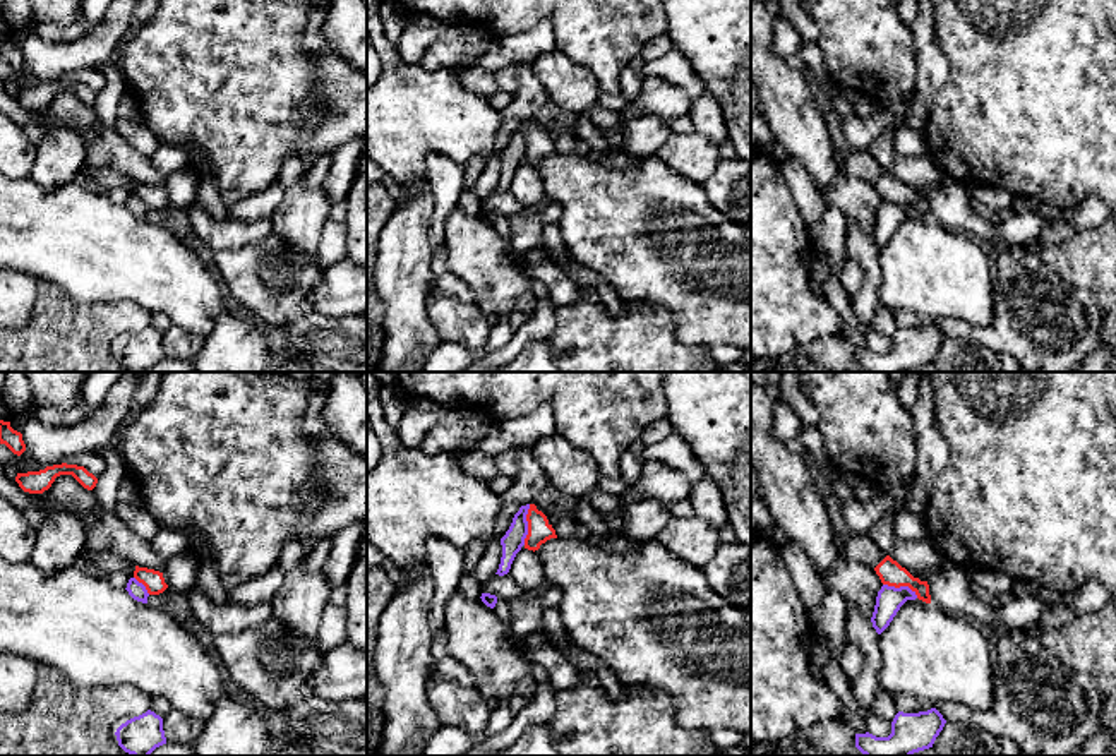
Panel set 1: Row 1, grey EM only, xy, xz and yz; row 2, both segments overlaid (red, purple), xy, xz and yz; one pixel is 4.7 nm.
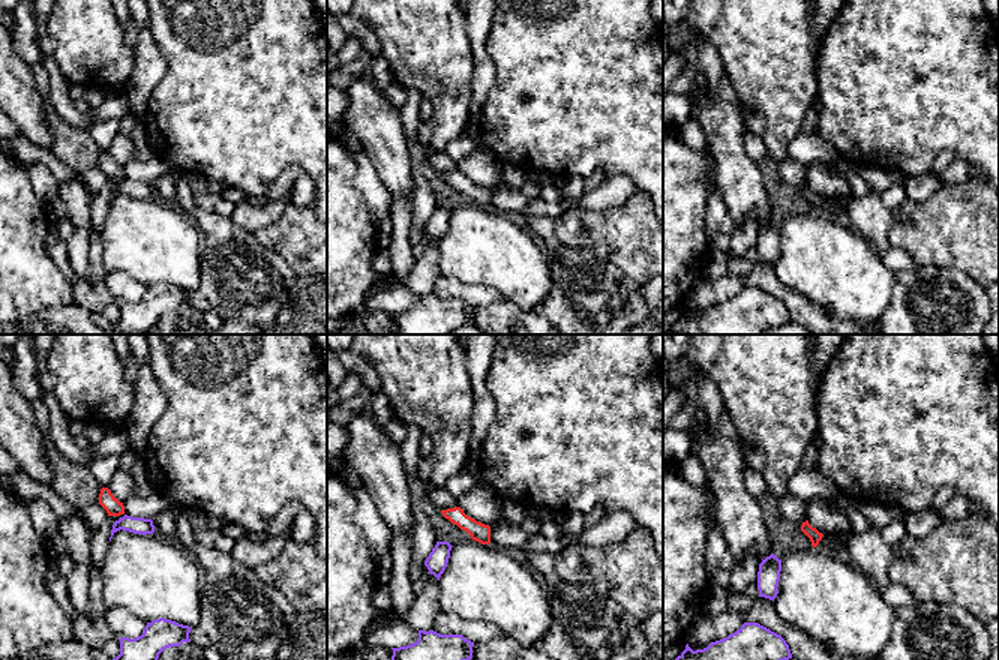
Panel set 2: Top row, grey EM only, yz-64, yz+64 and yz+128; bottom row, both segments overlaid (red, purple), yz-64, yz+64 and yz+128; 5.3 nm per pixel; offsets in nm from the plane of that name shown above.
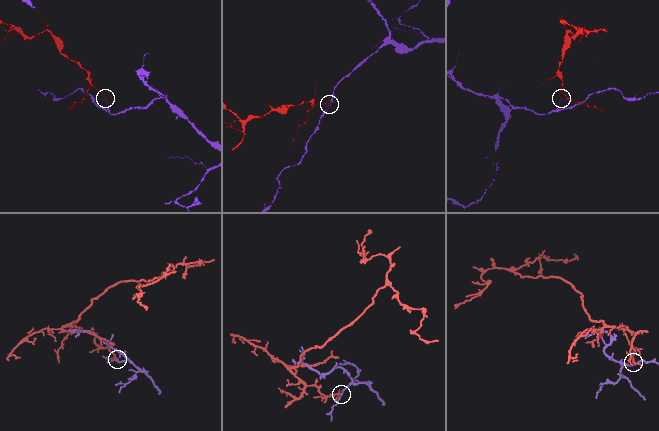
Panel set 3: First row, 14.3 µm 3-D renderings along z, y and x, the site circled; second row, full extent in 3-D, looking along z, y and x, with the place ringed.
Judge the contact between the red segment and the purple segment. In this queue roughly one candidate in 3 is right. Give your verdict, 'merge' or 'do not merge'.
do not merge

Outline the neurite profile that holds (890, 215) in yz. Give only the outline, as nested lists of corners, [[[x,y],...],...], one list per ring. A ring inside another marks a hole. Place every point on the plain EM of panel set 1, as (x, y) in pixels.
[[[883,201],[881,206],[878,207],[874,228],[871,233],[876,249],[881,250],[890,242],[900,223],[907,216],[915,214],[917,214],[915,207],[912,207],[909,202],[895,204]]]

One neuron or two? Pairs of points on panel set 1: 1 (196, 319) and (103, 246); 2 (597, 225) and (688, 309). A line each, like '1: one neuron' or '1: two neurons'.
1: one neuron
2: one neuron

